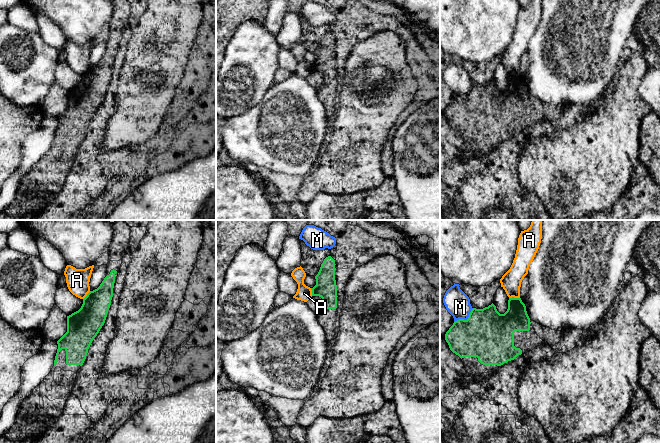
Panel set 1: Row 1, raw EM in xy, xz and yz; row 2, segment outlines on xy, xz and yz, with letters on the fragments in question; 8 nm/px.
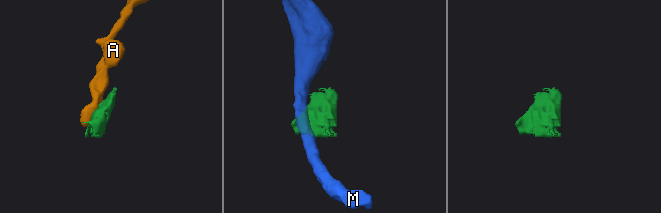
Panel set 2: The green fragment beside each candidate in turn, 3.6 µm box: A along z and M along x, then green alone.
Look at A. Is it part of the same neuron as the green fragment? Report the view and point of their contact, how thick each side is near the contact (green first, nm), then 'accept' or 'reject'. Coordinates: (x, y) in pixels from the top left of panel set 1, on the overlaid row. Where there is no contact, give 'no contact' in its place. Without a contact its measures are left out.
yz (513, 297) | 200/160 nm | reject

